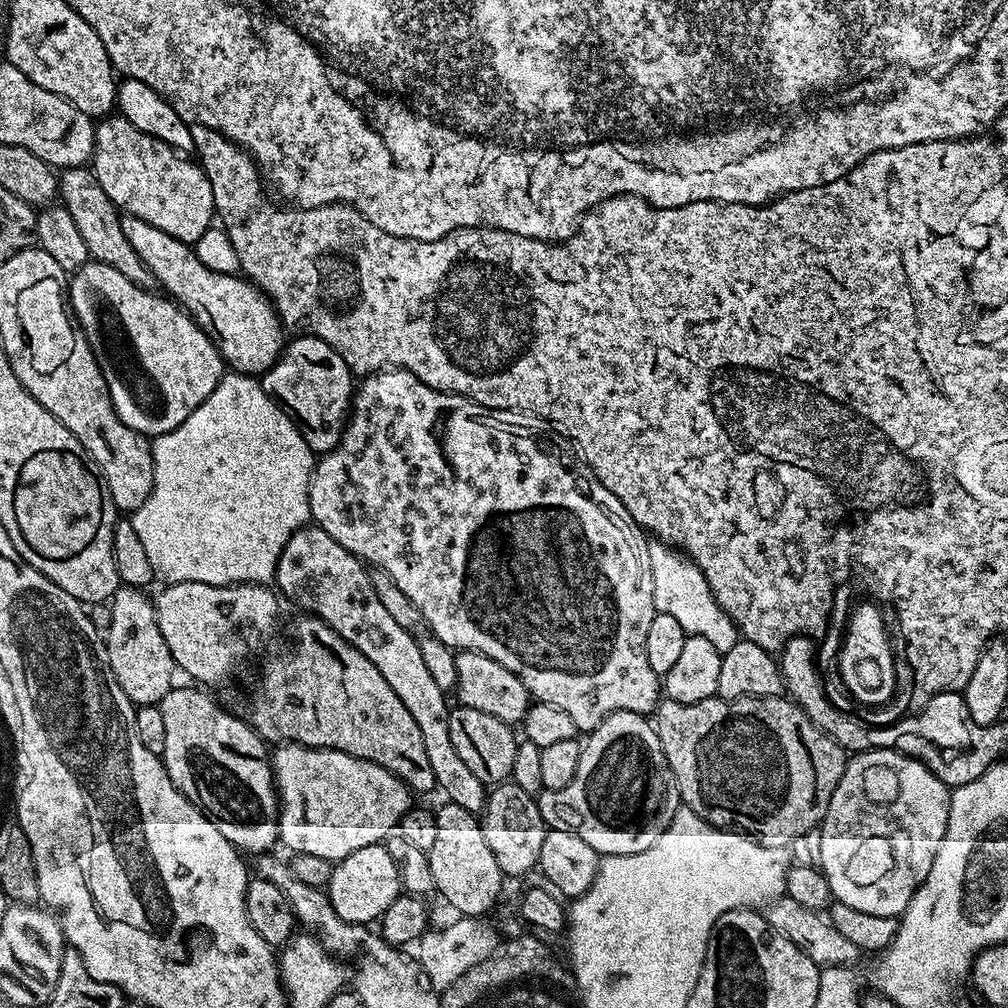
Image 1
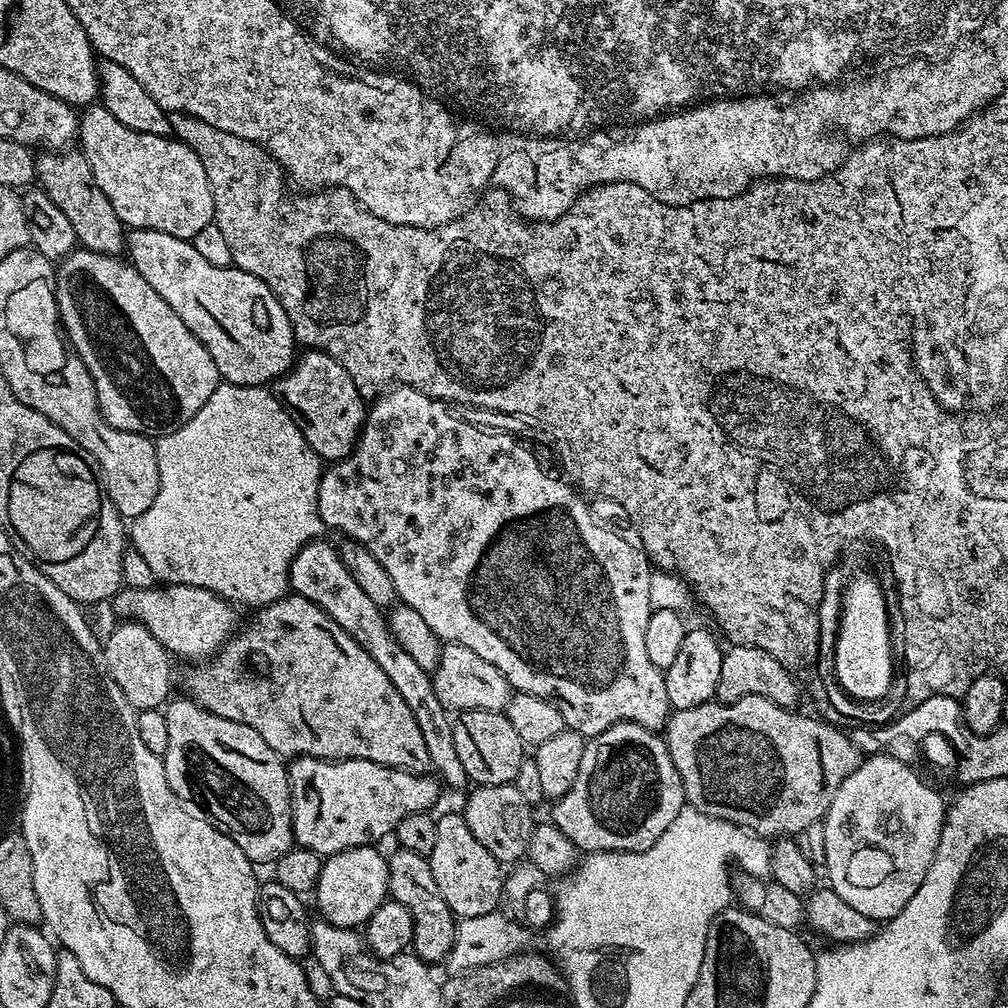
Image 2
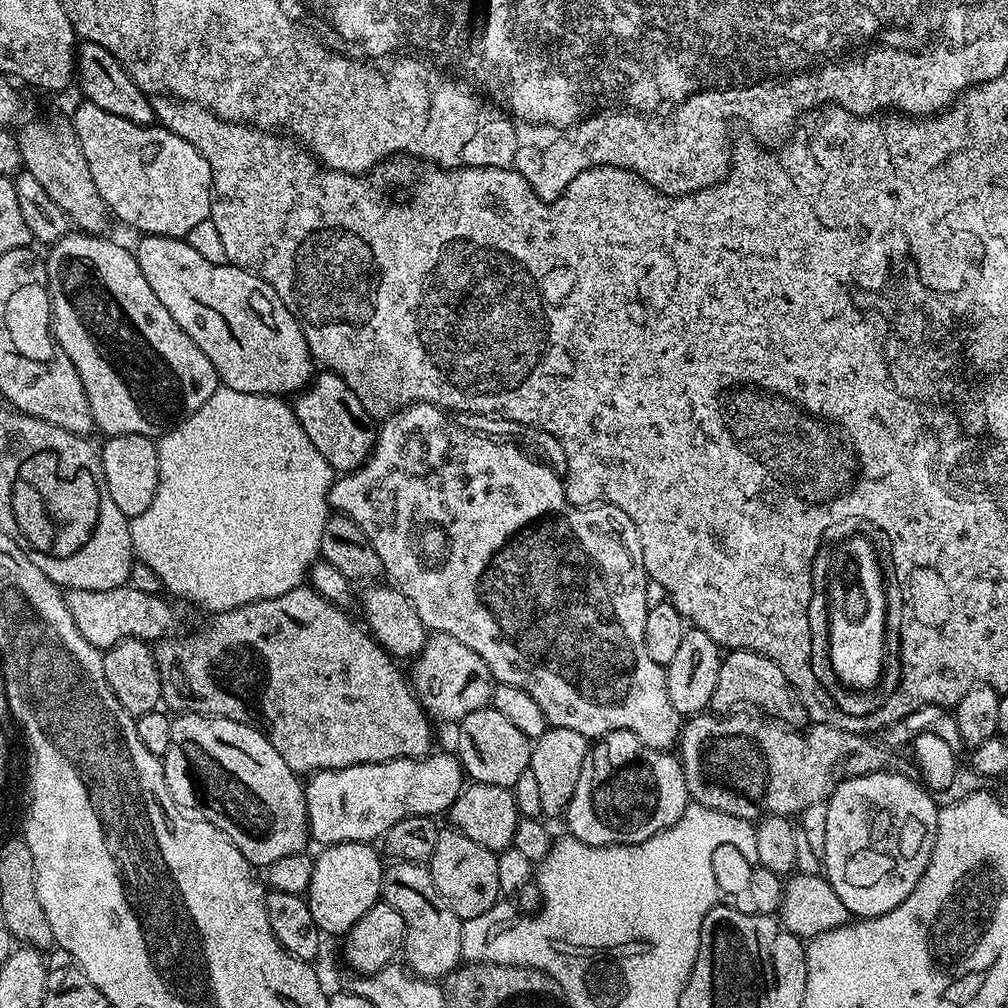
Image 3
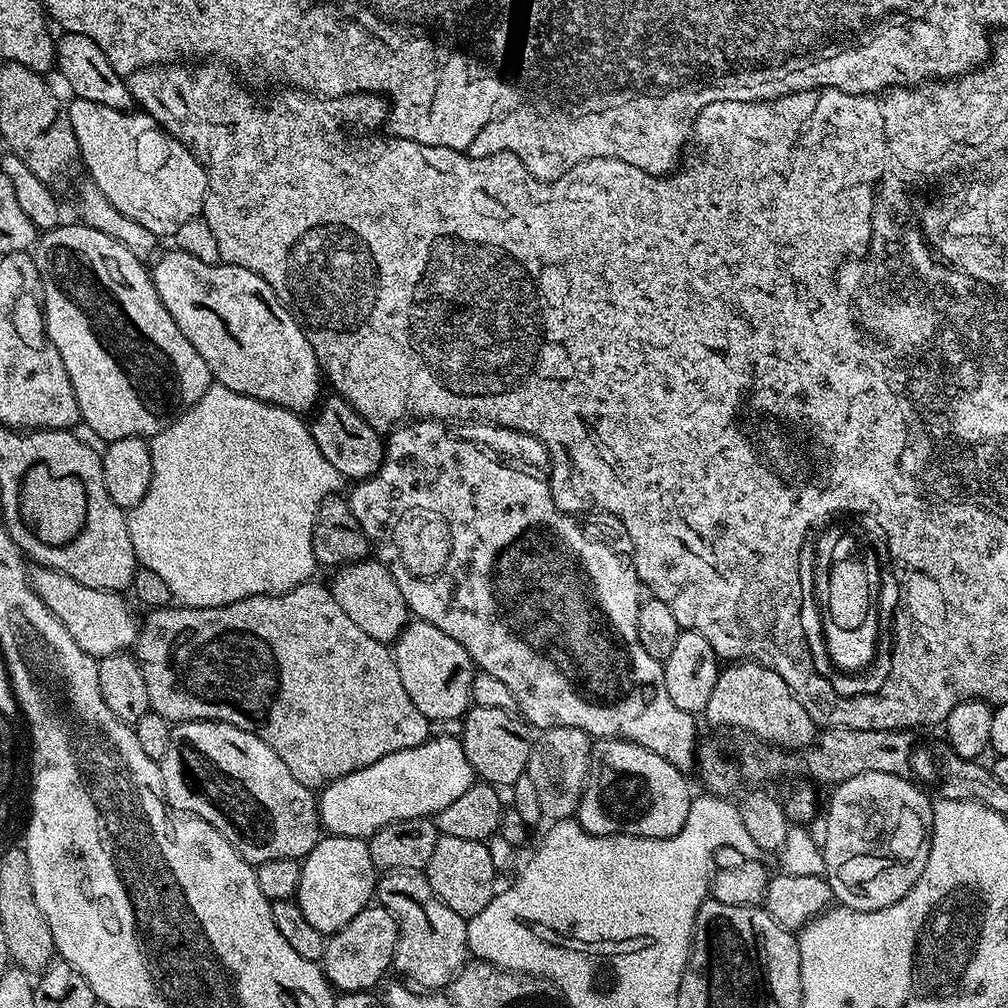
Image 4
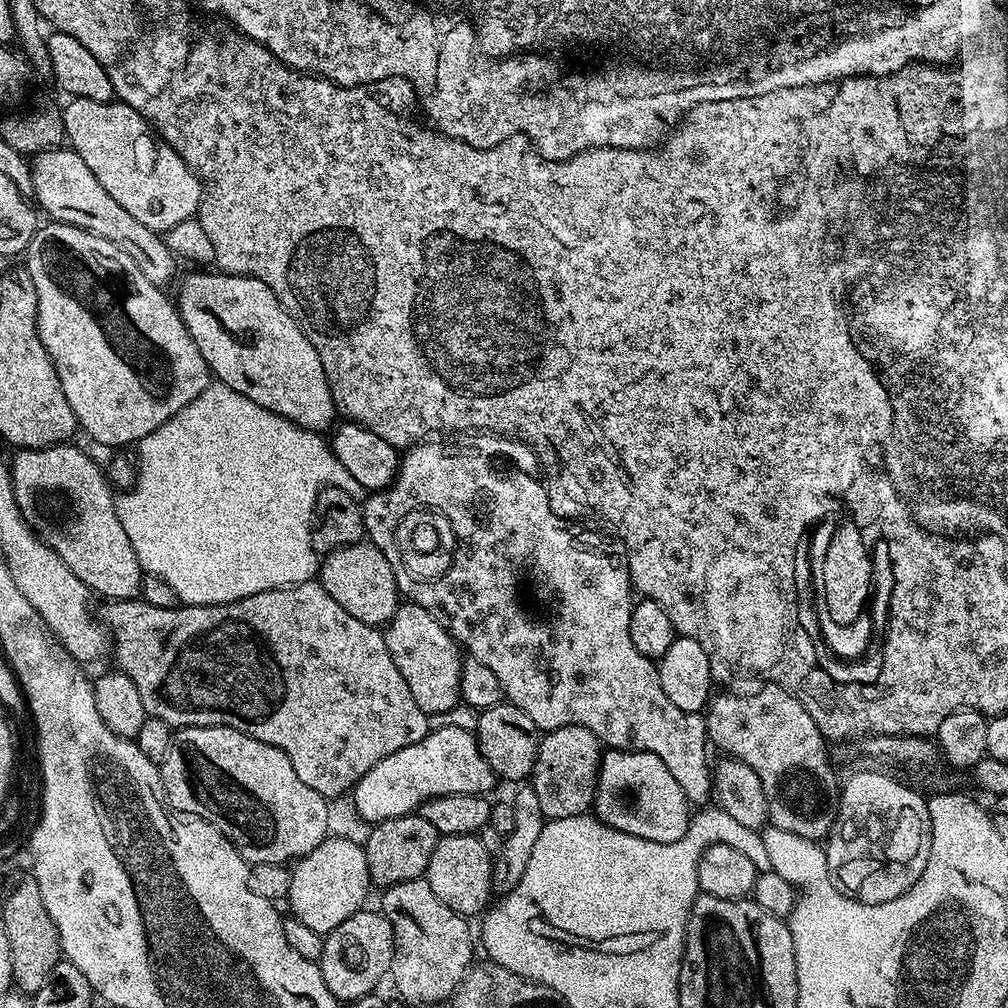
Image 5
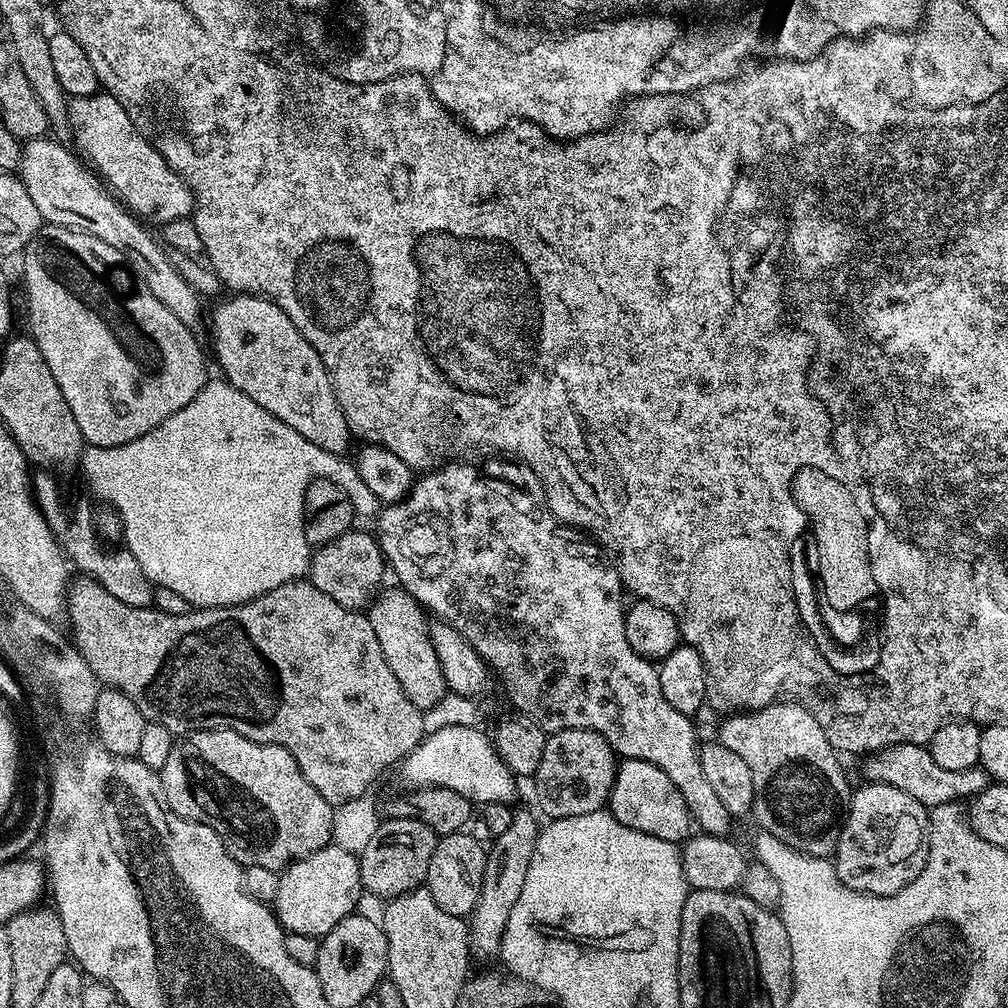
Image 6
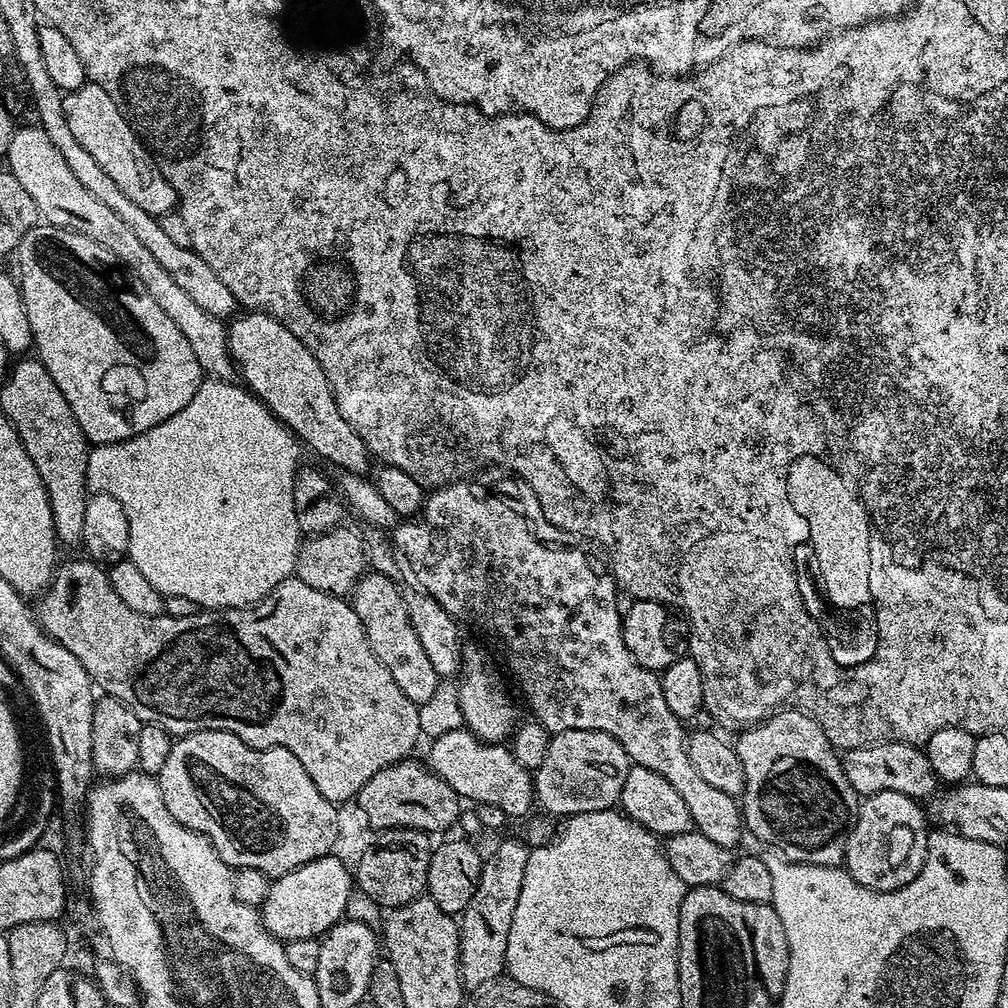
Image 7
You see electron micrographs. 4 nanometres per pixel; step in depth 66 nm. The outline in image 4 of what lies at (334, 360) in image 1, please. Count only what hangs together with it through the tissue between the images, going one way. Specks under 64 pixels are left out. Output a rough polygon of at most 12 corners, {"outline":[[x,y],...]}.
{"outline":[[335,394],[310,420],[326,462],[345,481],[384,465],[385,441]]}

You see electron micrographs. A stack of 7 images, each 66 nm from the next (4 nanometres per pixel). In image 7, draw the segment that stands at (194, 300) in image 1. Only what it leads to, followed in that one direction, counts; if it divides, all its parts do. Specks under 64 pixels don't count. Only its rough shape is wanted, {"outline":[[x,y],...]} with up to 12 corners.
{"outline":[[268,312],[228,324],[243,383],[341,473],[370,453],[314,354]]}

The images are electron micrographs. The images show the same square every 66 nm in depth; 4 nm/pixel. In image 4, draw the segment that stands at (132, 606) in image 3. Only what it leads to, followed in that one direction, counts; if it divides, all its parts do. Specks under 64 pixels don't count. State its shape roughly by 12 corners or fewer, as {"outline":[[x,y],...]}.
{"outline":[[58,570],[30,583],[86,654],[119,656],[141,621],[121,593]]}

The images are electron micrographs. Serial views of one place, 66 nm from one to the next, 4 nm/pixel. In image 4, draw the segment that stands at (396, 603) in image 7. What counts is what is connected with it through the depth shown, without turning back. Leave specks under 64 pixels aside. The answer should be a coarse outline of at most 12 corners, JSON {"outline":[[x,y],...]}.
{"outline":[[429,620],[395,640],[406,694],[428,721],[459,720],[478,672]]}

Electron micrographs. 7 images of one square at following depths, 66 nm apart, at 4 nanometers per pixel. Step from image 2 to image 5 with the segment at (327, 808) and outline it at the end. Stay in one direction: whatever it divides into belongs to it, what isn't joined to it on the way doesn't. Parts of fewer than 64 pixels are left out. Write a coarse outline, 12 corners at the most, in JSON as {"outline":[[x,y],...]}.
{"outline":[[458,726],[382,758],[352,789],[375,826],[497,774]]}

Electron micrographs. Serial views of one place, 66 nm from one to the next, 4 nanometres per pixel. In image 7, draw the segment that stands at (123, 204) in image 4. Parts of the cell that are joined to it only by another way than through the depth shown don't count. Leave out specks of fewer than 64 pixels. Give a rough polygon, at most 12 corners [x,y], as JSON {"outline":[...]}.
{"outline":[[85,82],[64,97],[78,143],[146,214],[177,207],[120,107]]}

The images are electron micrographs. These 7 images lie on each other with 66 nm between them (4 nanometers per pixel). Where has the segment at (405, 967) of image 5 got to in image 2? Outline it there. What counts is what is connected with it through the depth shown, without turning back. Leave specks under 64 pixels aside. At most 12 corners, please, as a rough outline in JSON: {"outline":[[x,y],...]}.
{"outline":[[427,856],[387,857],[388,896],[414,918],[411,947],[447,961],[457,917]]}

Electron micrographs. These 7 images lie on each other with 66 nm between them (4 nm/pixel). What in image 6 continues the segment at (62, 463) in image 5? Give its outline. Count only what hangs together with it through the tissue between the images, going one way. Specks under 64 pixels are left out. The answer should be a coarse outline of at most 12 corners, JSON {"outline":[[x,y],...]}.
{"outline":[[51,471],[32,494],[73,565],[118,602],[147,608],[154,586],[127,547],[104,548],[71,516]]}

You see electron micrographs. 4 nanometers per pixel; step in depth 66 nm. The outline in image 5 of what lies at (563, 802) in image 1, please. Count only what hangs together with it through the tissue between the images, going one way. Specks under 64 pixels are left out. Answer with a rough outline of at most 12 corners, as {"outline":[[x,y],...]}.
{"outline":[[649,752],[600,758],[594,815],[650,842],[678,842],[690,805]]}

